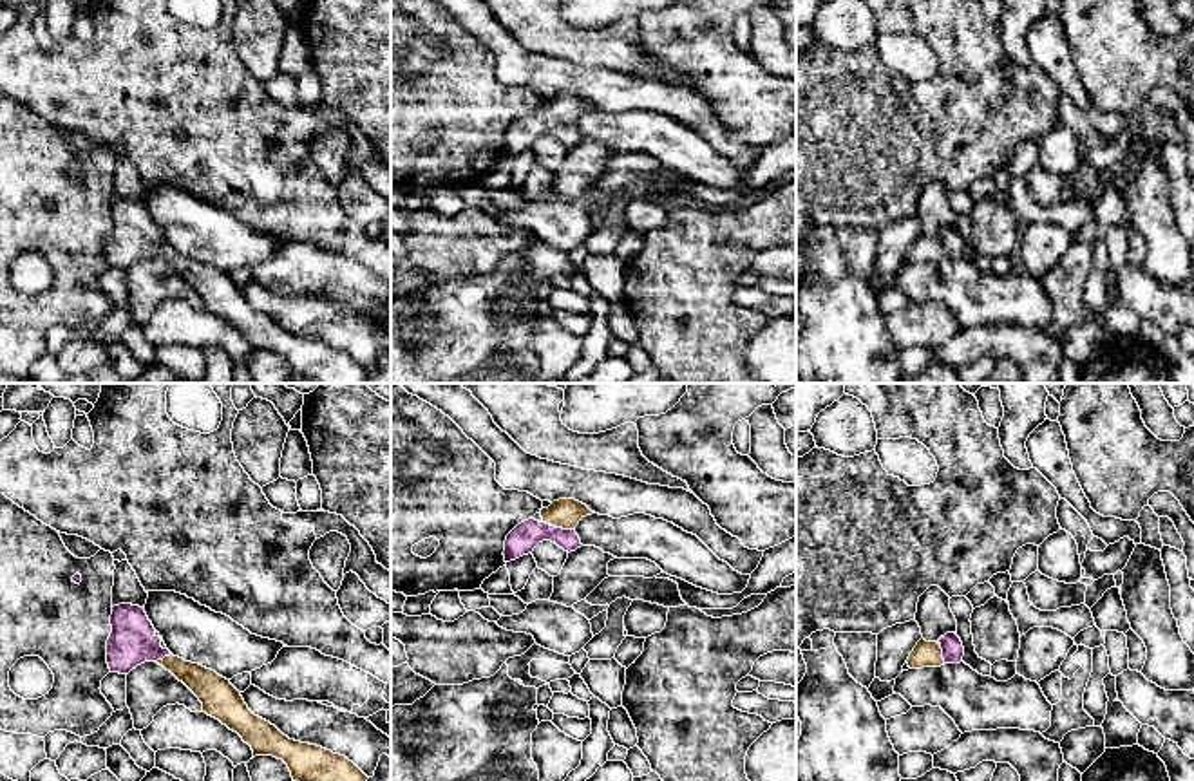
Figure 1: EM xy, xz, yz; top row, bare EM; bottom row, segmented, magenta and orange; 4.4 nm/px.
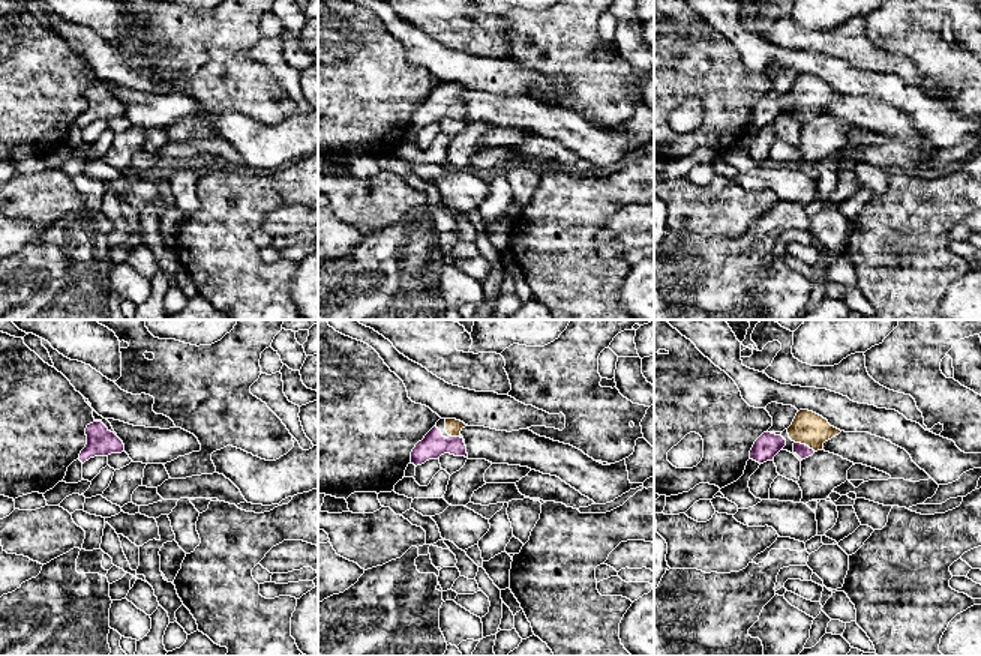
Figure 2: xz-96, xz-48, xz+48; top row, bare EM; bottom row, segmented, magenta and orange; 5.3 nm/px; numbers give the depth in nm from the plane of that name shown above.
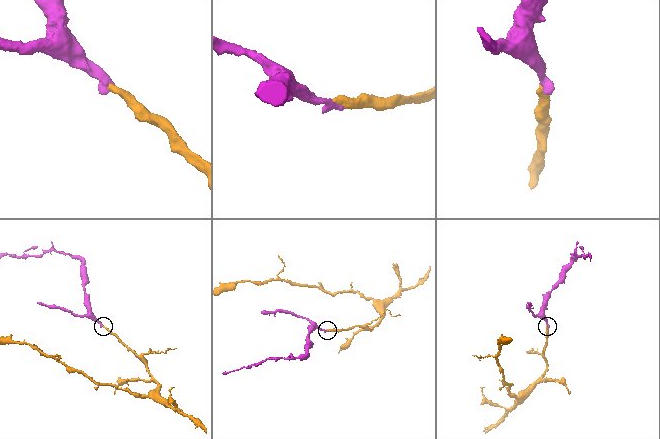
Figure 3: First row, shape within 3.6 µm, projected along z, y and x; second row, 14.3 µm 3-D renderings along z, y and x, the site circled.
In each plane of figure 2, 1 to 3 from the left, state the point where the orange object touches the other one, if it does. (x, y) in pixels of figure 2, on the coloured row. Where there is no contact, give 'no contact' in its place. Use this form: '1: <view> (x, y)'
1: no contact
2: xz-48 (456, 437)
3: xz+48 (804, 445)

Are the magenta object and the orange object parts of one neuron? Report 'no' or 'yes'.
yes

